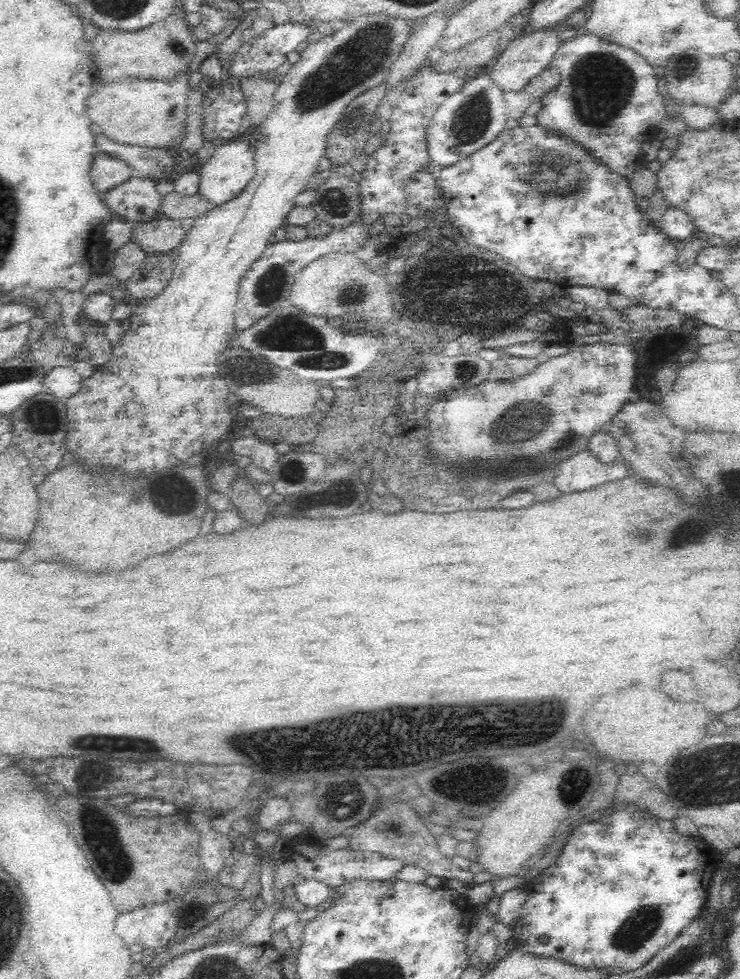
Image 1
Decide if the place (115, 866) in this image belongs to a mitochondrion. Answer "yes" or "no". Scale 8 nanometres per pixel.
yes

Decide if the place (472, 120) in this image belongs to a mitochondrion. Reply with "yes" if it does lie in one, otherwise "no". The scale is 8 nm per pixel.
yes

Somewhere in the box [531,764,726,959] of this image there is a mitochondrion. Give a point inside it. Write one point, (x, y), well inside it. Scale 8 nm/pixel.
(640, 926)

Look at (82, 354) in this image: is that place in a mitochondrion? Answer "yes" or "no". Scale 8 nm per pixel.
no

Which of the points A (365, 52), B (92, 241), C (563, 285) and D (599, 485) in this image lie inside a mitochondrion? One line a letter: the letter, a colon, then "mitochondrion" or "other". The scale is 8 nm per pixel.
A: mitochondrion
B: other
C: other
D: other

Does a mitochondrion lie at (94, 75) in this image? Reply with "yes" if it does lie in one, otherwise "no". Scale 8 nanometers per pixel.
no

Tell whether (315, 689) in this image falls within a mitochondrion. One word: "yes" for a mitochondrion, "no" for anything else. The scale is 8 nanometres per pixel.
no

